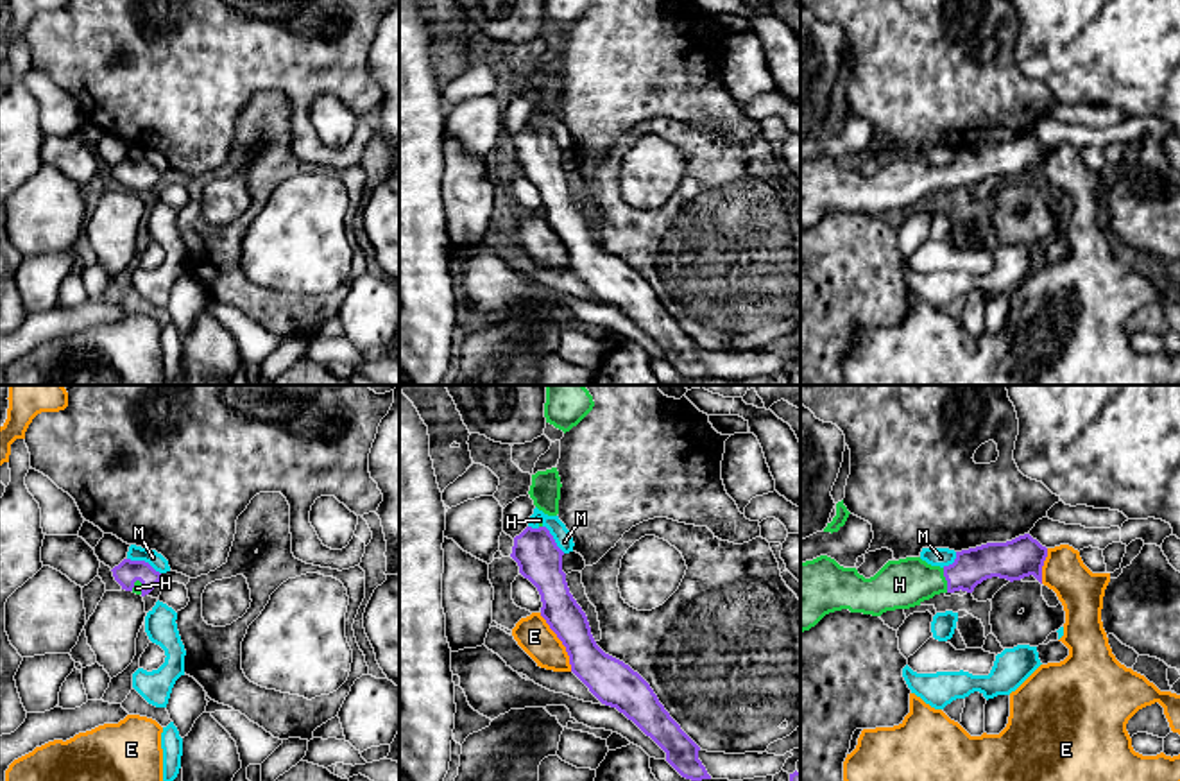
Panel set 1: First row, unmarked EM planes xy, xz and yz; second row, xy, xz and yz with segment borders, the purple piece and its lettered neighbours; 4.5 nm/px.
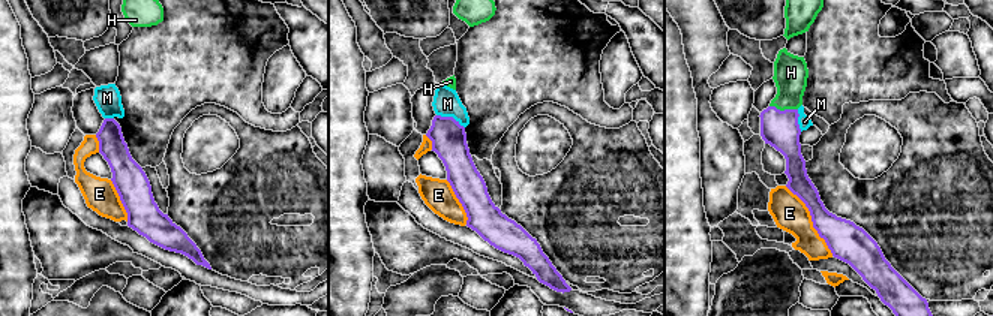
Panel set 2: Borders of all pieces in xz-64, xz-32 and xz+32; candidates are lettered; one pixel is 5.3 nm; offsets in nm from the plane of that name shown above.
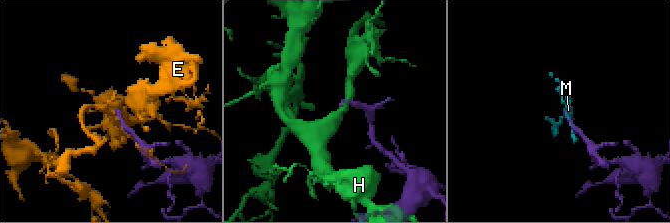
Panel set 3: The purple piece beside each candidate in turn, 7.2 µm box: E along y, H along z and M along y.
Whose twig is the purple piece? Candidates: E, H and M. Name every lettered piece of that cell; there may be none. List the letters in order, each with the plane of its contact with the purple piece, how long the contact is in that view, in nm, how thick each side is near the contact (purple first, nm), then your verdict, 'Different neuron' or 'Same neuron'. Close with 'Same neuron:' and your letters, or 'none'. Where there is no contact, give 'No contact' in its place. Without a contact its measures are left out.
E: Touches purple in xz. Shared border 300 nm. Thickness 180 nm (purple) against 160 nm. Different neuron
H: Touches purple in yz. Shared border 110 nm. Thickness 160 nm (purple) against 220 nm. Same neuron
M: Touches purple in xy. Shared border 170 nm. Thickness 110 nm (purple) against 70 nm. Different neuron
Same neuron: H

